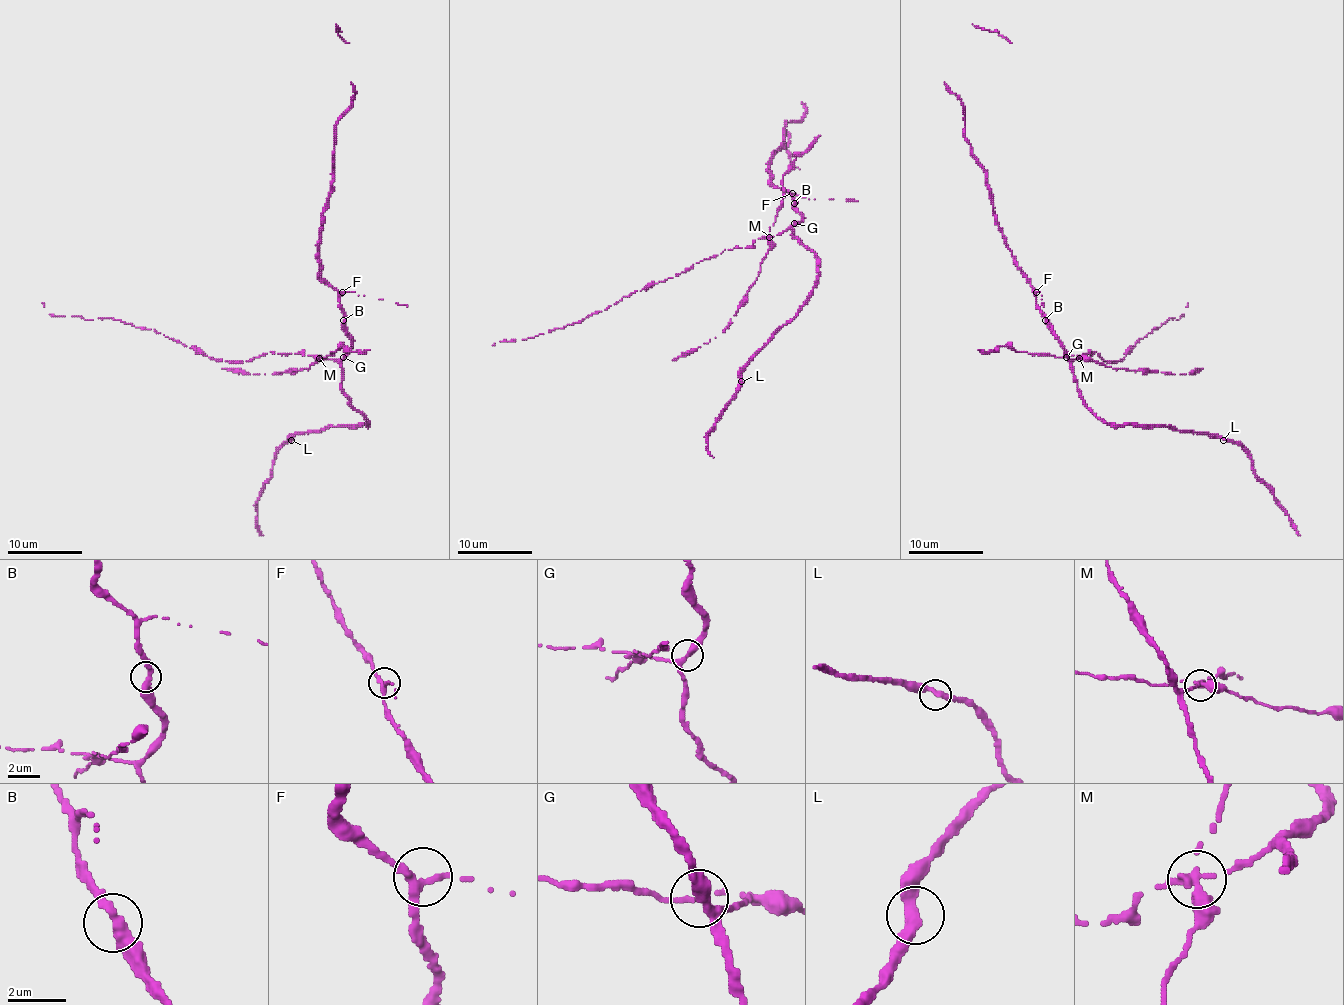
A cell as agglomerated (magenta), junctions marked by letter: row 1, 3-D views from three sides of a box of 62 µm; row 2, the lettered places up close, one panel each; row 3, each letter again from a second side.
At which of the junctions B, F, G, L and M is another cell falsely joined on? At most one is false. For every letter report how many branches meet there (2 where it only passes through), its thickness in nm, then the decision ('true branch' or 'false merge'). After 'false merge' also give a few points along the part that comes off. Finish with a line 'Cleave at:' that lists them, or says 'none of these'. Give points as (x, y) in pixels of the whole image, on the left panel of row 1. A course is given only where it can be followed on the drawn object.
B: branches 2; calibre 360 nm; true branch
F: branches 2; calibre 320 nm; true branch
G: branches 3; calibre 300 nm; true branch
L: branches 2; calibre 360 nm; true branch
M: branches 3; calibre 300 nm; false merge; course (319, 357), (310, 368), (280, 372), (257, 374), (222, 368)
Cleave at: M

